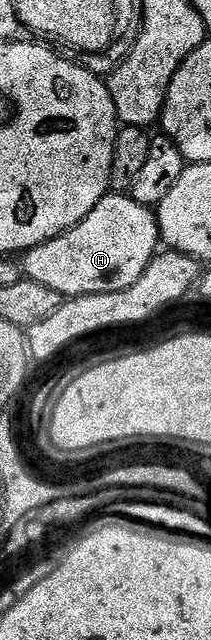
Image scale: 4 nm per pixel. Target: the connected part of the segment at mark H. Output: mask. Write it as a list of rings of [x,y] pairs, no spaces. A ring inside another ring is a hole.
[[[108,192],[93,211],[81,223],[77,223],[69,231],[49,239],[44,245],[27,250],[21,257],[21,268],[24,278],[36,281],[53,291],[57,291],[65,299],[84,297],[90,293],[112,293],[129,288],[149,267],[149,263],[157,256],[160,248],[159,219],[156,210],[150,205],[137,203],[129,195]]]

